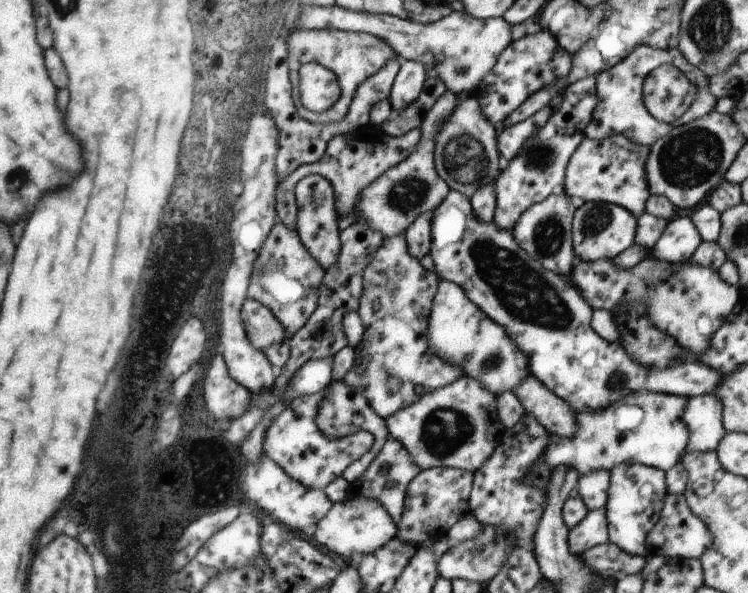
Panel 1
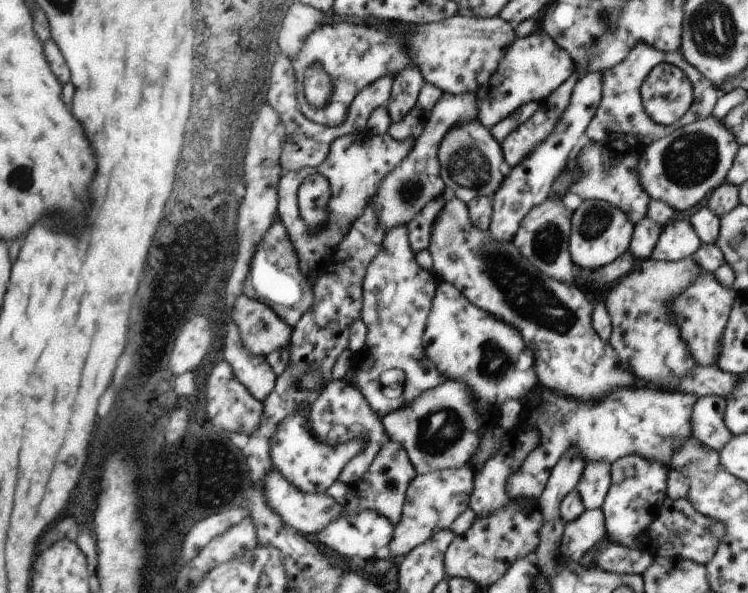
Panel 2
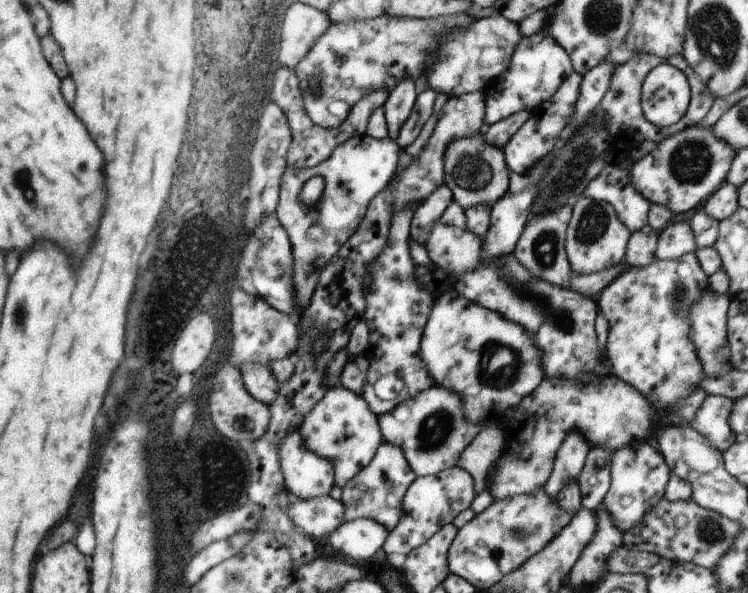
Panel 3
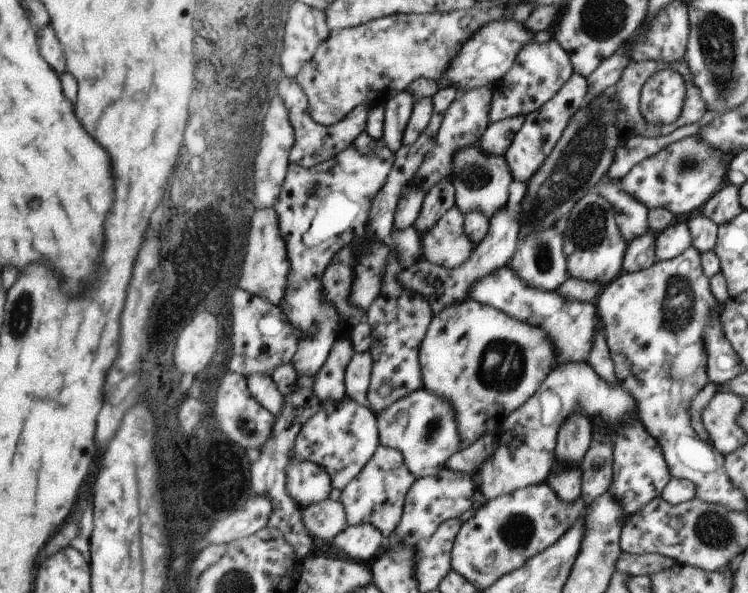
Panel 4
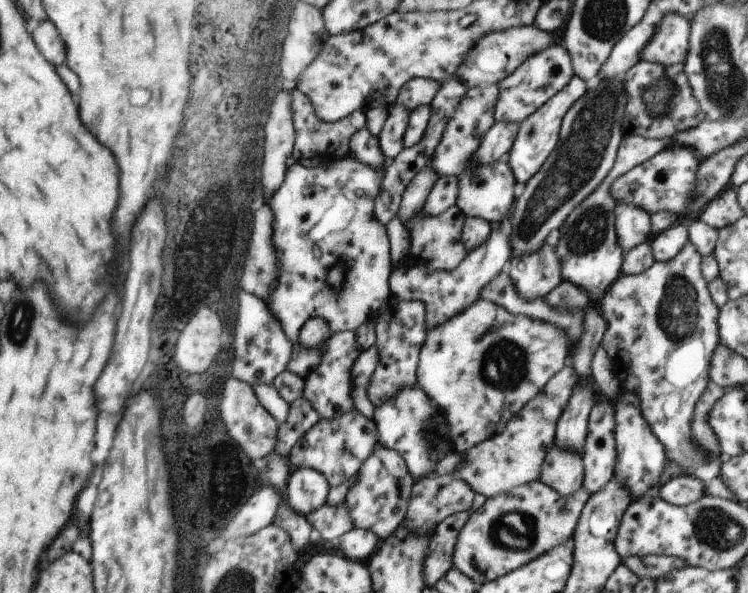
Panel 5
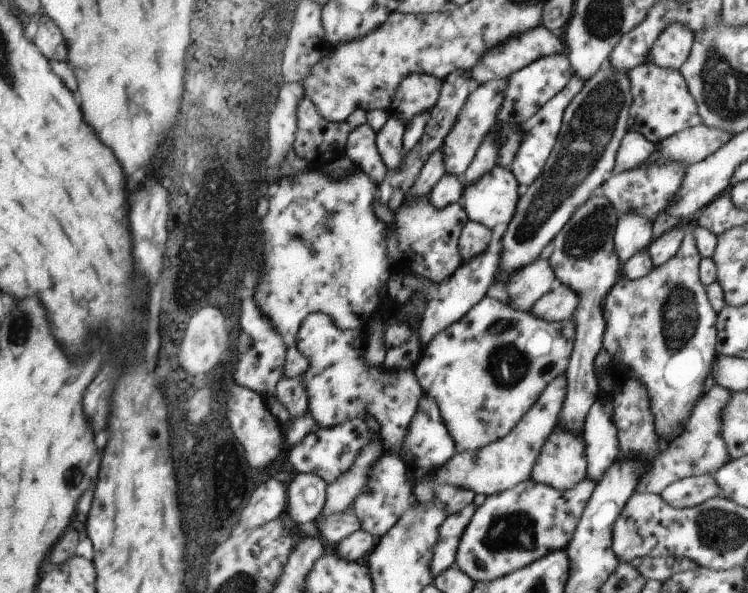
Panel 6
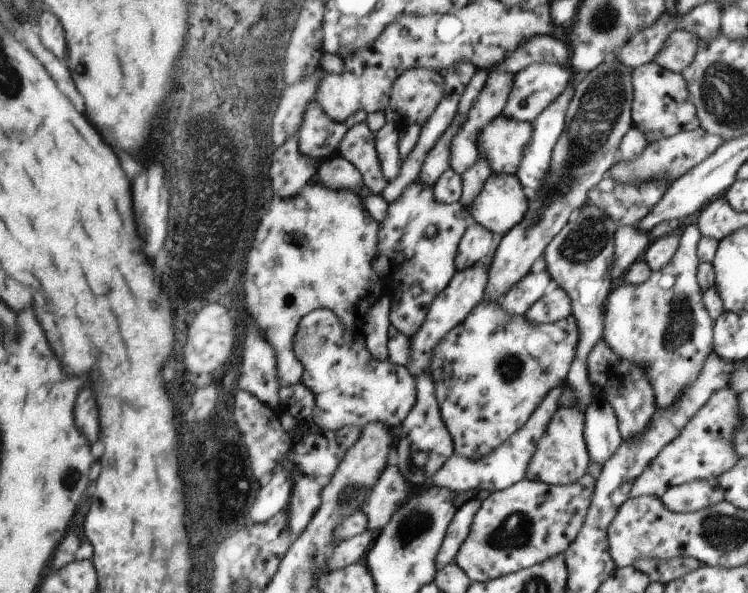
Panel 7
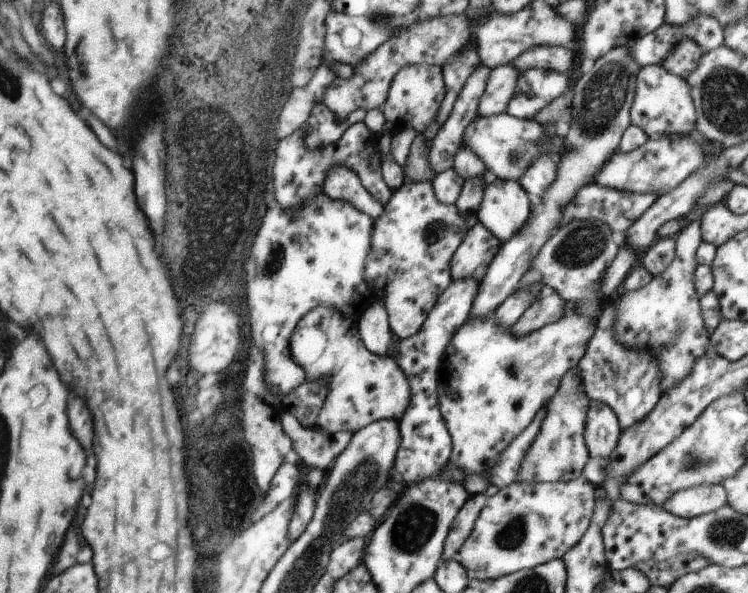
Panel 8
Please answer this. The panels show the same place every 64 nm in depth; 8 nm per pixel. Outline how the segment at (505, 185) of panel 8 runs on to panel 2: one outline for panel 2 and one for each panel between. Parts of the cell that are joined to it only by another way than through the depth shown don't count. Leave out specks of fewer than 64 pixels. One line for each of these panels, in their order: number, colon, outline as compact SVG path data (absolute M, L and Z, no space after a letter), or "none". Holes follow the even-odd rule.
2: M477 116L459 122L445 134L437 148L437 158L441 164L439 174L445 182L447 194L463 200L465 204L479 196L491 196L501 186L503 176L499 172L499 164L505 160L501 144L495 144L495 136L485 124L479 122Z
3: M483 130L473 136L453 140L453 144L449 144L445 148L443 170L445 170L443 184L451 188L453 202L461 204L461 208L465 208L465 210L469 210L477 204L485 204L491 208L491 204L501 200L501 196L505 196L505 192L507 192L505 154L501 148L495 148L485 140Z
4: M479 144L457 148L457 156L453 156L453 170L447 180L455 188L455 206L463 212L481 212L483 216L491 218L503 204L507 204L507 186L511 182L507 160L503 156L489 156L481 150Z
5: M469 156L467 164L465 164L465 172L461 172L457 176L457 200L455 206L465 214L465 218L483 218L487 220L491 226L499 224L501 218L507 214L509 204L515 202L513 198L513 170L509 168L509 164L505 160L493 162L493 164L477 164L479 158Z
6: M495 164L489 174L485 174L481 180L465 186L461 192L461 206L467 212L469 222L485 224L493 230L493 226L505 226L513 220L517 212L517 192L515 188L515 176L511 176L511 170L505 166Z
7: M491 174L477 198L469 206L469 214L475 224L485 226L499 240L501 232L509 232L517 226L527 210L525 196L517 188L517 180L511 174Z

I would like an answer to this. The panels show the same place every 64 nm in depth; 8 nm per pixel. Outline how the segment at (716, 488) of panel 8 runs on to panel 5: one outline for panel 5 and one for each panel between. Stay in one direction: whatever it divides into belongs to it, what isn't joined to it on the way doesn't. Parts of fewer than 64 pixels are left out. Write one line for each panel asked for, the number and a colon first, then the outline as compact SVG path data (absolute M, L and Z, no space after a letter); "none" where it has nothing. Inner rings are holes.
5: M691 476L669 478L657 492L659 498L669 502L671 506L689 506L705 496L705 486Z
6: M693 476L669 484L669 488L665 488L659 496L675 510L683 510L703 504L709 498L719 498L721 490L713 476Z
7: M695 480L685 482L679 486L669 488L661 502L673 512L673 514L685 514L685 512L697 512L703 508L709 508L713 504L719 504L725 500L723 488L717 484L717 480Z

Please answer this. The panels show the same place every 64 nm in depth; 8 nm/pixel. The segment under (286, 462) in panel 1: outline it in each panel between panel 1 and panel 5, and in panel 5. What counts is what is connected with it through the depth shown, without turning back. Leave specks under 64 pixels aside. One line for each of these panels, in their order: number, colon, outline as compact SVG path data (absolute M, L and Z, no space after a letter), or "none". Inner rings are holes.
2: M305 408L291 416L285 416L285 420L281 420L277 424L277 428L269 440L269 456L271 456L273 466L293 486L303 490L305 494L323 494L333 482L337 482L343 468L353 458L357 458L367 446L369 446L369 438L355 438L355 440L347 440L343 444L327 446L313 434L313 430L309 426L309 408Z
3: M299 428L287 430L287 434L283 436L283 440L277 448L277 454L279 454L279 468L283 472L283 484L293 496L309 500L309 498L329 494L329 490L335 484L335 466L337 466L337 462L333 462L329 458L323 458L323 454L317 454L315 450L311 450Z
4: M293 452L285 466L285 480L287 494L301 508L327 500L333 490L331 476L323 466L317 462L305 462L305 458L297 458Z
5: M291 468L283 498L295 508L295 512L307 516L329 500L329 492L331 484L325 474L313 468Z

